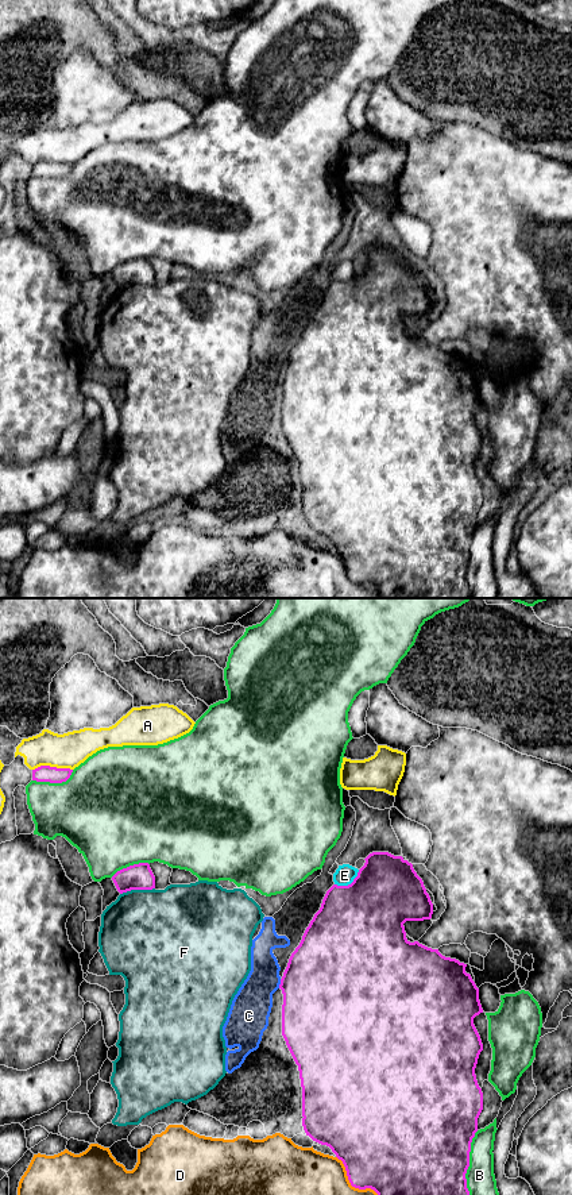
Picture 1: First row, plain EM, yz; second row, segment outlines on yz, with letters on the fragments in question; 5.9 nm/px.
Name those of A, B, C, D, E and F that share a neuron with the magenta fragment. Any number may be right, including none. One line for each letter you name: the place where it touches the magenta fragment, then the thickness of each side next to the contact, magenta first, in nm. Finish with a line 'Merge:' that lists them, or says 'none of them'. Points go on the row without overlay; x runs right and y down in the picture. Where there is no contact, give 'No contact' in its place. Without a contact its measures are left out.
Merge: none of them

